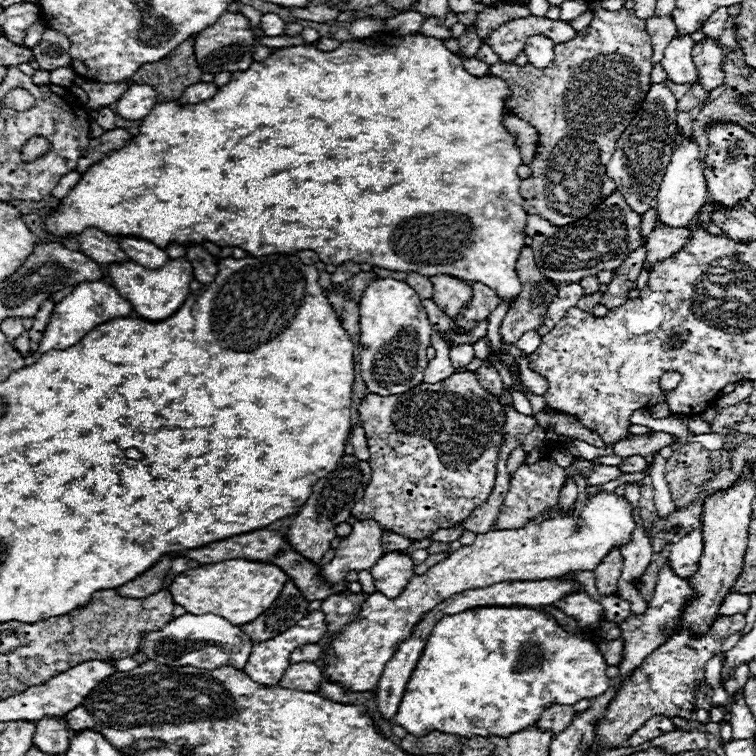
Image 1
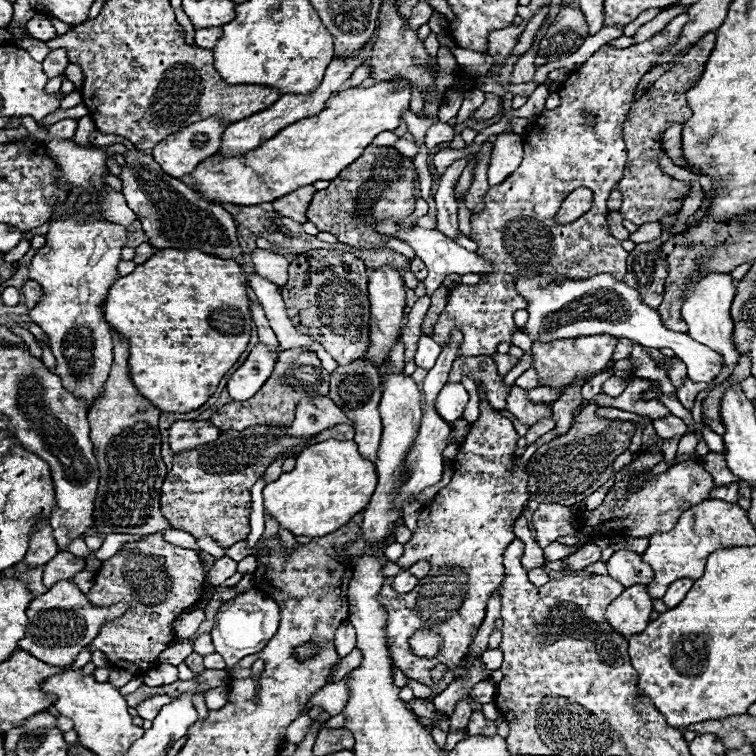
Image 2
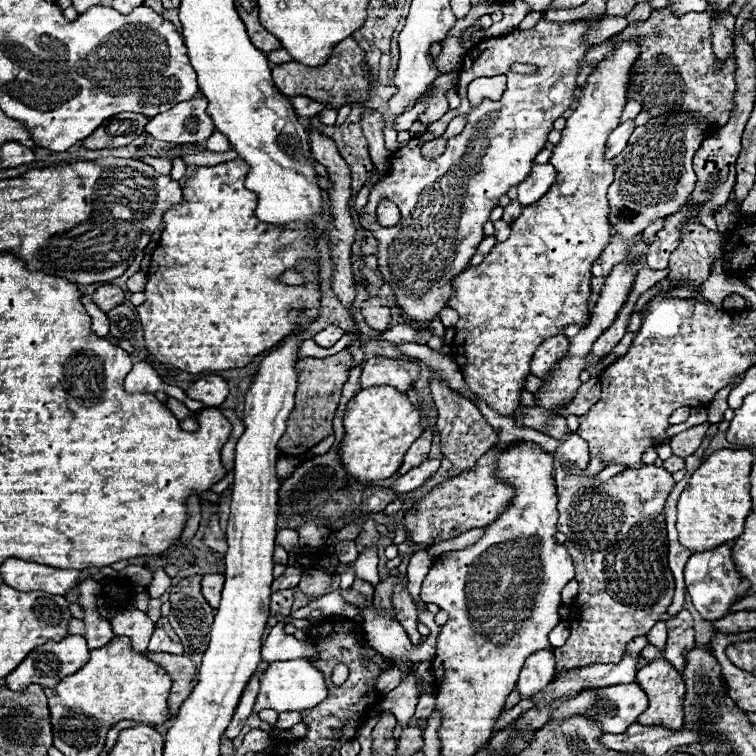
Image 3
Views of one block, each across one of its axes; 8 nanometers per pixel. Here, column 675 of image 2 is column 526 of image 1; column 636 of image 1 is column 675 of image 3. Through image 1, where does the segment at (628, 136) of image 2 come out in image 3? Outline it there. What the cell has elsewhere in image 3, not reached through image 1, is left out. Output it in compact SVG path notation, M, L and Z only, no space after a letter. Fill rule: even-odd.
M668 8L654 10L652 16L644 24L630 24L614 38L590 46L580 62L578 72L578 86L584 86L588 74L592 68L604 60L612 50L616 40L634 40L640 38L640 56L638 62L632 66L632 78L628 86L628 98L636 98L644 104L644 110L650 112L650 116L660 116L662 112L674 112L674 108L686 108L688 112L694 112L704 118L708 124L708 132L722 126L730 112L732 112L732 96L736 92L734 84L734 72L736 72L736 60L728 58L724 62L722 70L714 70L714 52L712 52L712 14L684 14L676 18ZM704 16L704 22L702 22ZM660 32L660 36L656 36Z

